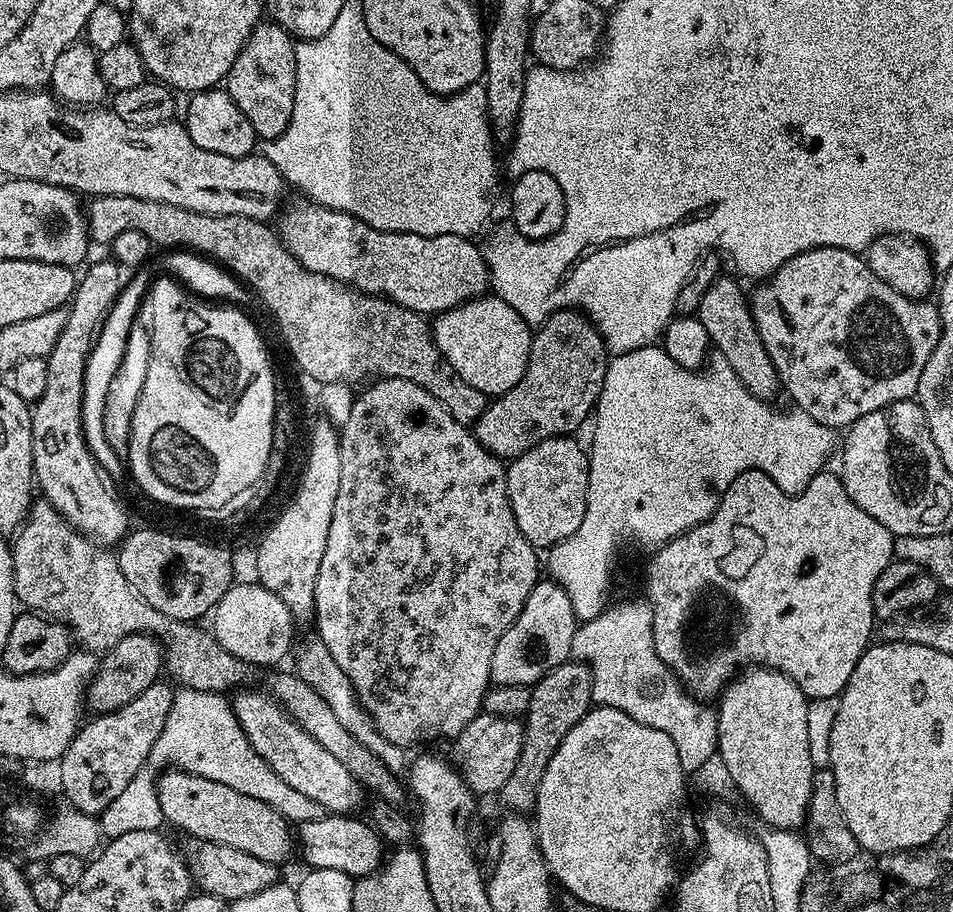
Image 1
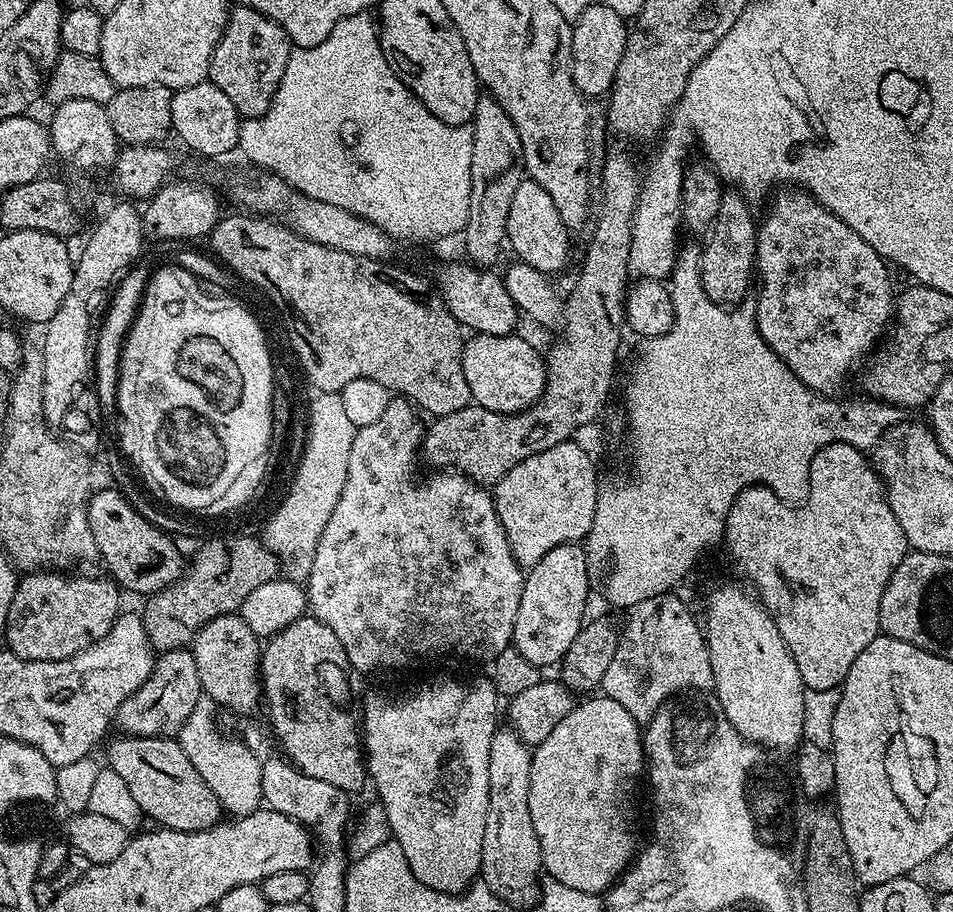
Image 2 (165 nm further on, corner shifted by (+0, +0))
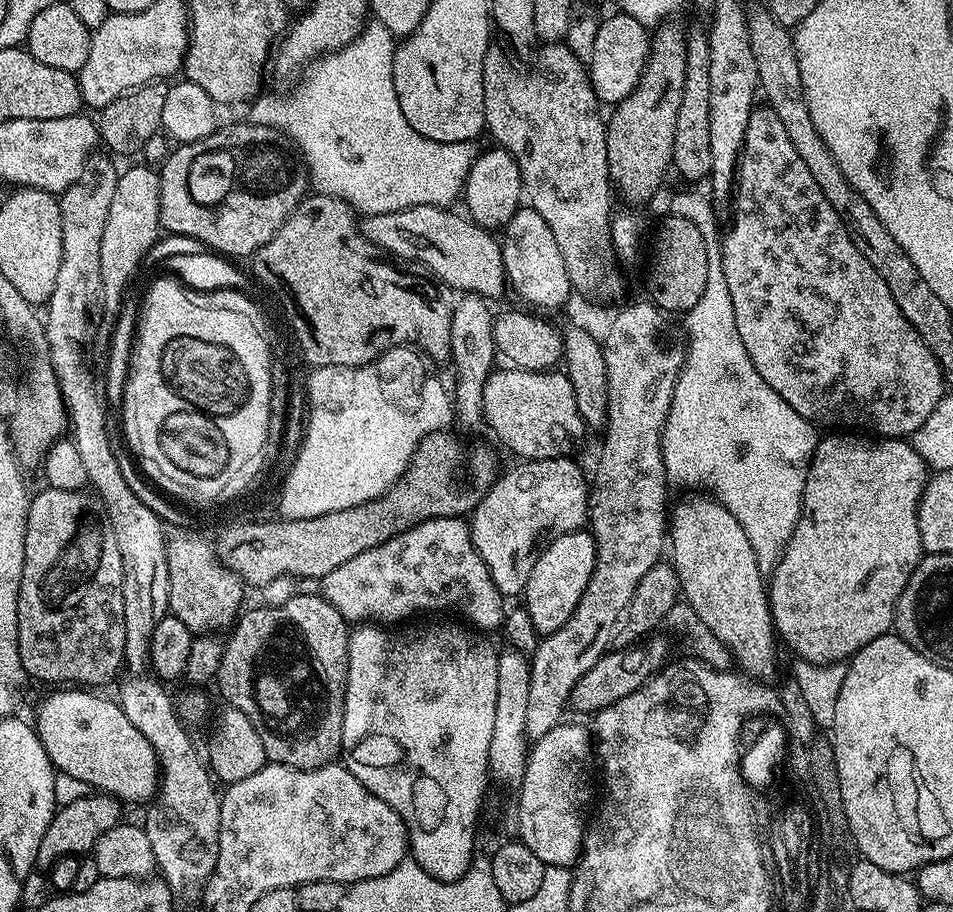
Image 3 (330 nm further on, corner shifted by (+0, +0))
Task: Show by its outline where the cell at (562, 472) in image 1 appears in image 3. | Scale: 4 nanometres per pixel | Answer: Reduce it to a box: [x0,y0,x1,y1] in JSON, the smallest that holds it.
[471,456,590,597]

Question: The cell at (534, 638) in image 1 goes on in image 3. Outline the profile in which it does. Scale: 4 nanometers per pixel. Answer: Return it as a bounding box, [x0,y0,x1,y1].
[522,530,596,636]

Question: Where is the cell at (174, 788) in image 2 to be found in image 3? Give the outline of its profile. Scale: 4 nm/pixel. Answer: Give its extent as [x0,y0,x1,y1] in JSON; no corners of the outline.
[34,690,160,805]

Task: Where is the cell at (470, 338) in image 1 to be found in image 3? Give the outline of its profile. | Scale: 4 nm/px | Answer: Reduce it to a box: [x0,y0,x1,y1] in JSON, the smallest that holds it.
[482,366,586,461]

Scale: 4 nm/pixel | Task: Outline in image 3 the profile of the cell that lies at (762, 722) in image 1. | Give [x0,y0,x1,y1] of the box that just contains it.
[670,494,778,682]

